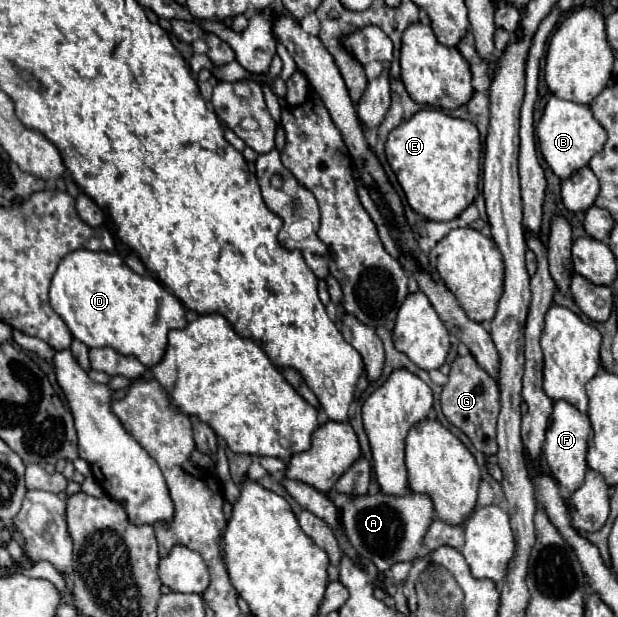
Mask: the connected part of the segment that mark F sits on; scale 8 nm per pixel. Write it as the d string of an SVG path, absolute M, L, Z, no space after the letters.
M556 401L554 411L550 417L550 425L546 429L546 443L543 446L543 454L546 463L550 467L550 475L556 479L556 483L570 493L574 493L578 487L582 487L586 477L586 451L588 451L588 439L592 428L586 415L582 415L574 405L566 401Z

